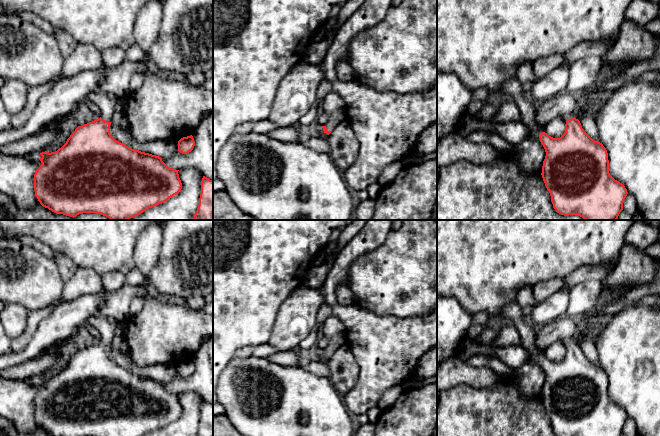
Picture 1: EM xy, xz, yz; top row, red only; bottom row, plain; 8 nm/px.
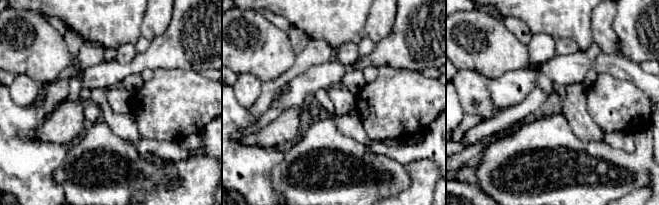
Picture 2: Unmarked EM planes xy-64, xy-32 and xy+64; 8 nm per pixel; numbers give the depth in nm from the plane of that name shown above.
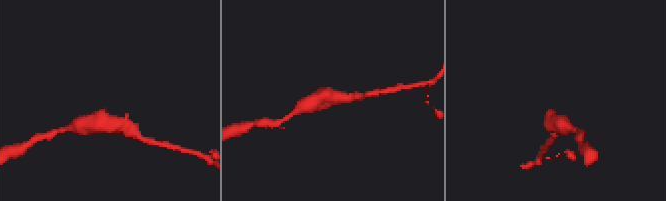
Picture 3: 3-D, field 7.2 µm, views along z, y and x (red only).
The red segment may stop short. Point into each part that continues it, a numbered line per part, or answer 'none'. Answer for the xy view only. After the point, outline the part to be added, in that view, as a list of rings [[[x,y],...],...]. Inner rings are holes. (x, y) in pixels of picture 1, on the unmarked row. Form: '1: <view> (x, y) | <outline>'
1: xy (107, 328) | [[[103,315],[90,316],[87,320],[100,334],[101,342],[111,346],[118,332],[118,322]]]

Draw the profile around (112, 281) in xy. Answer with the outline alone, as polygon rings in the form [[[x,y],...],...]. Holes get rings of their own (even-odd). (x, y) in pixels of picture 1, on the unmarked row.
[[[110,271],[101,276],[104,290],[114,292],[125,284],[125,275],[118,271]]]

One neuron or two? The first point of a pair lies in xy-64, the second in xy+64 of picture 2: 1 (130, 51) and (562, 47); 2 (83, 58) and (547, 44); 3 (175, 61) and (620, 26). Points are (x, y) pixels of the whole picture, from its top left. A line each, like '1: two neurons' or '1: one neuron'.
1: one neuron
2: one neuron
3: one neuron

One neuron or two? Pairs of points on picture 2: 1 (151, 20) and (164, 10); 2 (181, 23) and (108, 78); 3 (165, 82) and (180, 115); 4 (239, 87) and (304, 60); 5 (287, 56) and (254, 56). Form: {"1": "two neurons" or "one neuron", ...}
{"1": "one neuron", "2": "one neuron", "3": "one neuron", "4": "two neurons", "5": "one neuron"}

